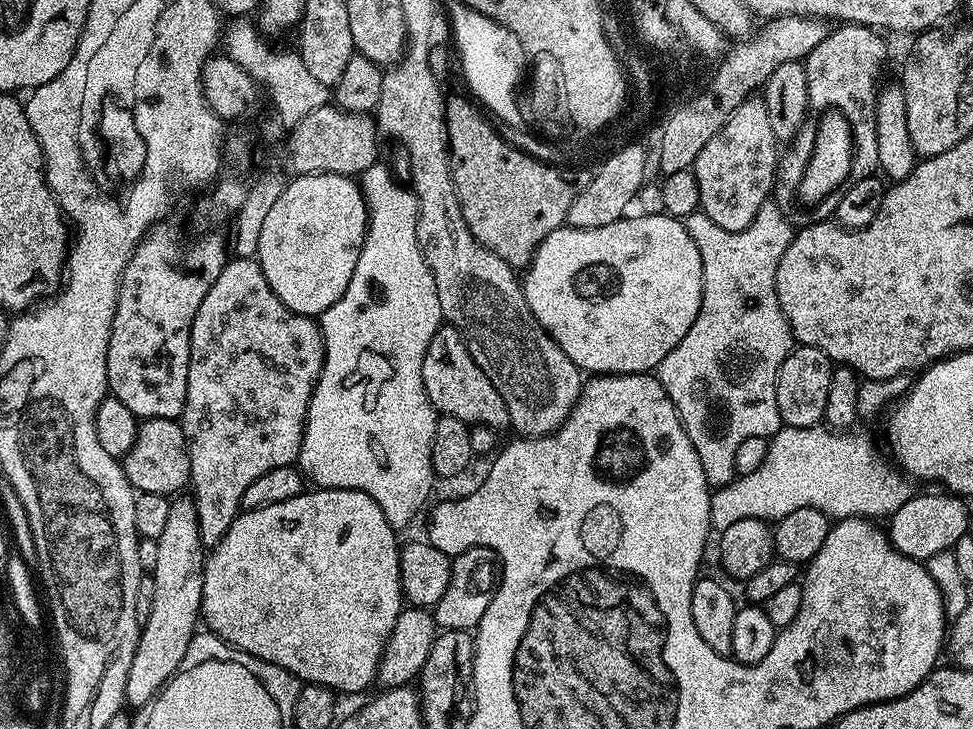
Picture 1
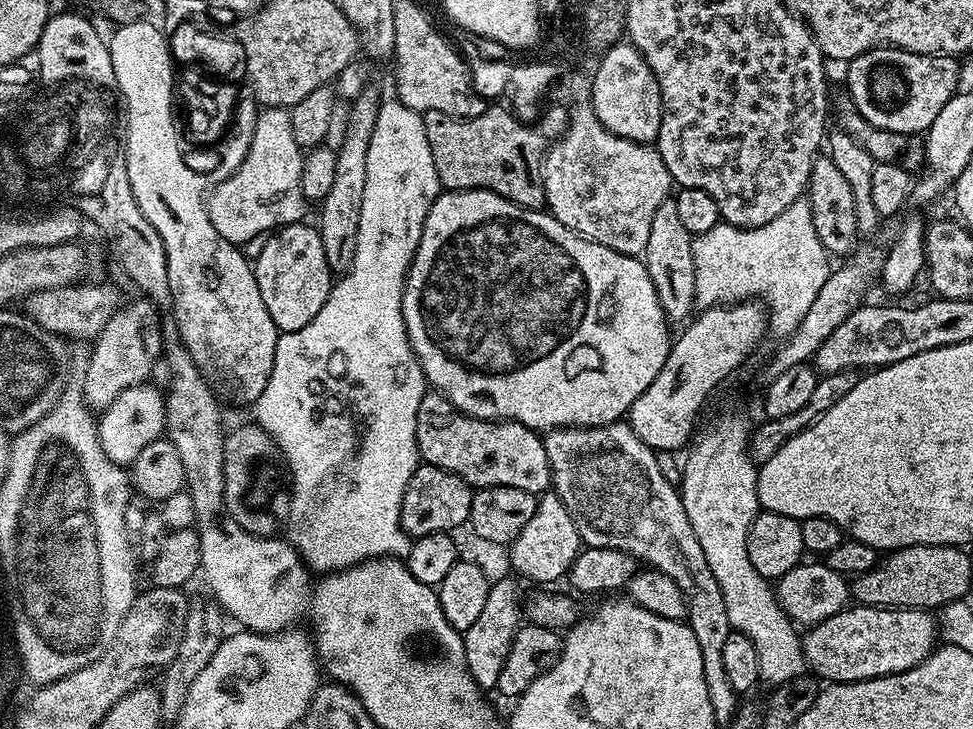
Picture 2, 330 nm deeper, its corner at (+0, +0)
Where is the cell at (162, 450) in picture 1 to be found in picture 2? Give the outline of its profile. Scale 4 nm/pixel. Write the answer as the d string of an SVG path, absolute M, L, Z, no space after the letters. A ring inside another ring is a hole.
M255 422L229 431L222 456L222 508L242 530L255 536L275 536L285 527L292 501L292 477L282 450Z

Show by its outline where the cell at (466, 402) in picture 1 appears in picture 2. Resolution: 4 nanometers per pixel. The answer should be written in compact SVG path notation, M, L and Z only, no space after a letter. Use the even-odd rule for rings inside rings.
M425 391L422 402L418 402L416 419L416 449L420 451L420 460L430 466L441 467L450 474L464 479L473 489L510 486L514 490L526 490L543 494L552 486L550 458L546 458L546 446L543 439L533 429L522 426L517 420L479 420L459 412L441 392Z

